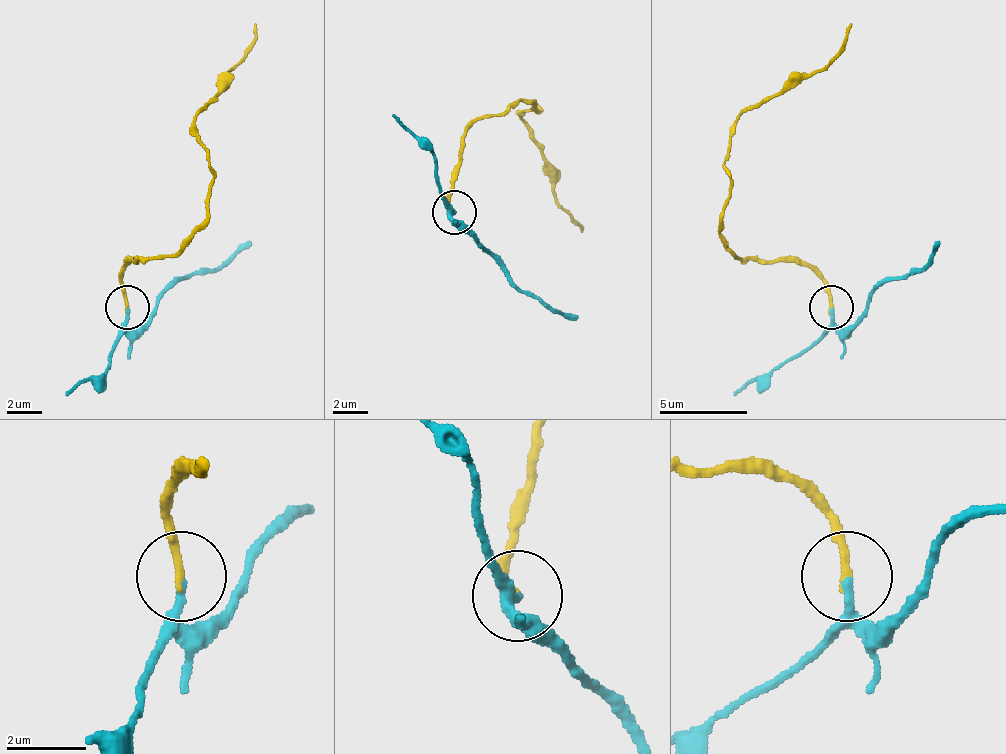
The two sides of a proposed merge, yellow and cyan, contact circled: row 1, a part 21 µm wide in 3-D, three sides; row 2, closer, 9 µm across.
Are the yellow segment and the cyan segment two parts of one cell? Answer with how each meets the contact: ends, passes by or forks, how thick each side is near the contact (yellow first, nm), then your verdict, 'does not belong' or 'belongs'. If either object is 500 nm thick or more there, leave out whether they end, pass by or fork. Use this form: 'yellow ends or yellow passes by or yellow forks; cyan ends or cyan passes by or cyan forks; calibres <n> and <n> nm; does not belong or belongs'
yellow ends; cyan ends; calibres 200 and 200 nm; belongs

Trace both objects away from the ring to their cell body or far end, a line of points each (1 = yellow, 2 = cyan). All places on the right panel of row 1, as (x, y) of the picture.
1: (832, 309), (828, 287), (806, 265), (735, 256), (722, 216), (735, 119), (815, 75), (841, 49), (850, 22)
2: (832, 309), (837, 326), (846, 331), (894, 278), (916, 273), (938, 243)

